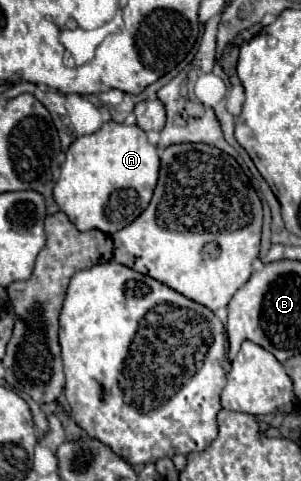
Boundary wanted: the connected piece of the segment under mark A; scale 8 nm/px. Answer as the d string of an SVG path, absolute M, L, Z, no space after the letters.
M117 122L103 124L95 134L79 136L67 150L67 158L61 166L61 176L53 188L53 198L57 206L69 216L69 220L81 230L101 230L105 234L113 234L123 230L133 222L145 206L149 206L153 190L159 178L159 154L153 144L147 142L147 134L139 126L127 126Z

